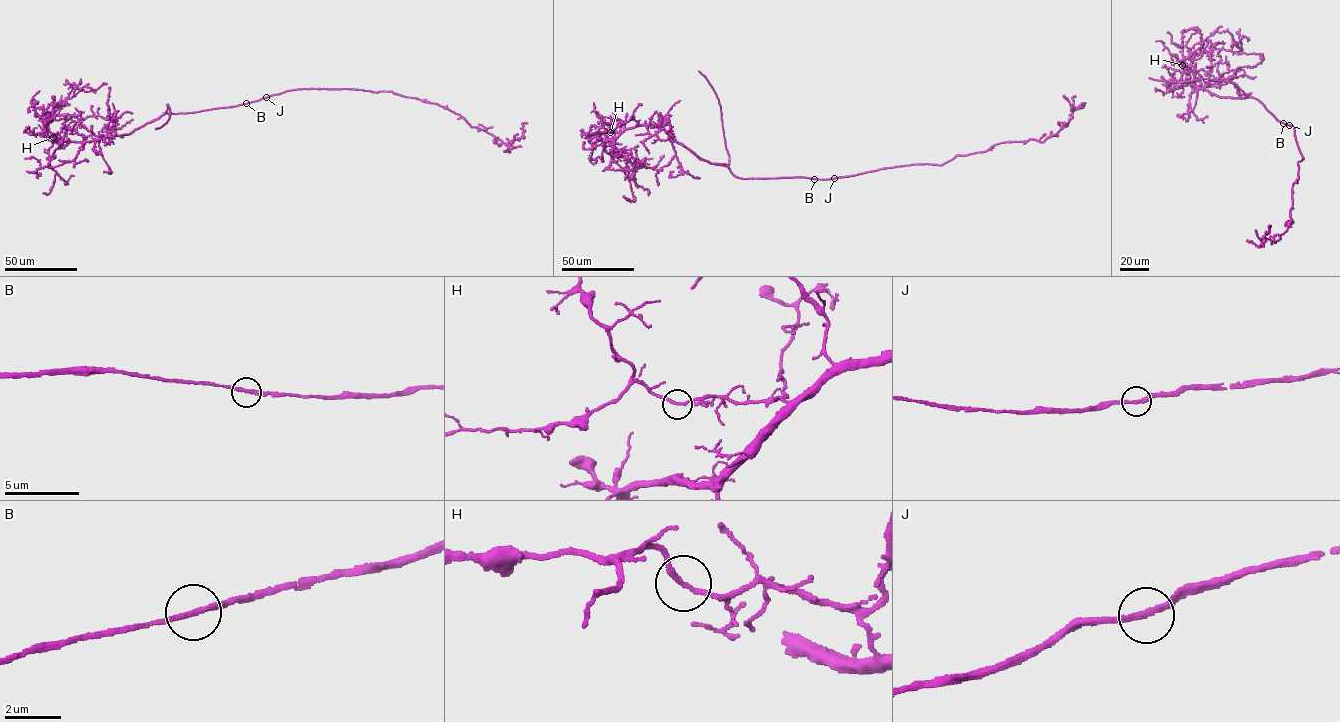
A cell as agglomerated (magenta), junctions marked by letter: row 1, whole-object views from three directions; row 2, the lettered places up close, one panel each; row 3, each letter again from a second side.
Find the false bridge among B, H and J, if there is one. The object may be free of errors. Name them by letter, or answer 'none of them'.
none of them

